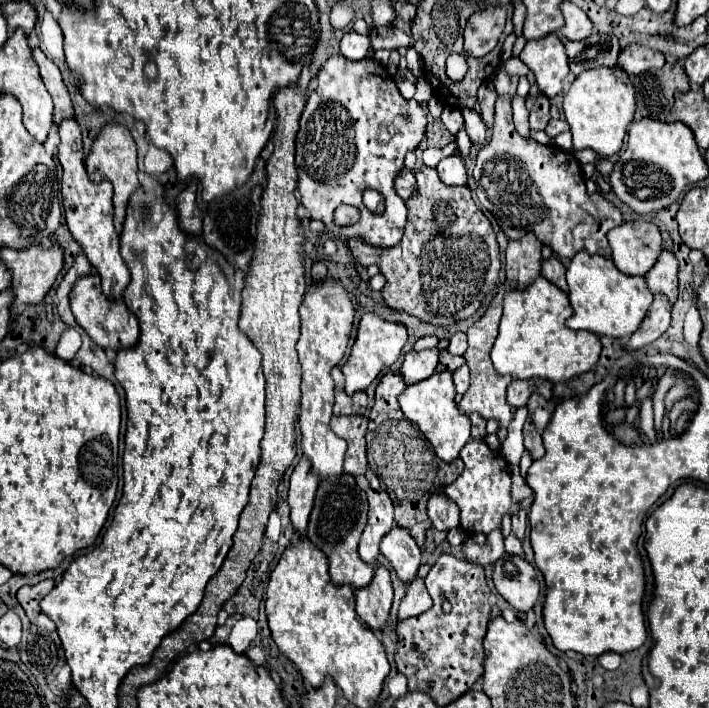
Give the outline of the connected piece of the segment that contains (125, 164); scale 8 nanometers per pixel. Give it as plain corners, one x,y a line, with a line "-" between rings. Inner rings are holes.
108,122
98,136
94,138
94,144
90,148
90,154
86,156
86,170
88,170
88,178
92,182
100,182
100,180
110,180
114,184
114,226
118,232
122,232
122,222
124,222
124,214
126,214
126,204
130,194
140,186
138,182
138,166
136,166
136,144
130,136
130,132
116,124
116,122

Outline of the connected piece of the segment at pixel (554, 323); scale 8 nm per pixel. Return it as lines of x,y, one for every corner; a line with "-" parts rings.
544,276
536,278
524,292
510,290
504,296
500,332
492,348
494,368
514,378
546,378
550,382
566,382
592,370
600,358
600,340
592,332
570,330
566,326
570,316
572,306
568,294

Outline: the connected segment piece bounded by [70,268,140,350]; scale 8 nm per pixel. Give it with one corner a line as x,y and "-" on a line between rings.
92,268
88,276
78,278
70,292
70,310
76,318
76,322
86,330
86,334
100,346
100,348
130,348
138,342
138,318
126,308
124,300
114,300
102,294
100,288
100,276

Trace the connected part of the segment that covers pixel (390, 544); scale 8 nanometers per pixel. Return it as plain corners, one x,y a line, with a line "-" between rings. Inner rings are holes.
394,526
382,538
380,552
390,560
390,564
394,566
394,570
402,582
408,584
410,580
416,578
418,566
422,564
422,560
420,560
422,552
406,528

